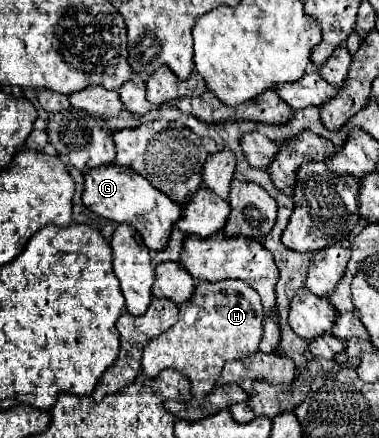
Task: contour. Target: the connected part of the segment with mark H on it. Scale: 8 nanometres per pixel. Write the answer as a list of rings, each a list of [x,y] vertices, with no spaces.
[[[225,279],[217,283],[199,281],[193,297],[179,305],[179,321],[149,341],[143,349],[141,371],[149,377],[157,377],[163,369],[177,369],[191,381],[191,393],[195,399],[205,399],[215,387],[221,369],[227,361],[243,359],[259,351],[263,333],[263,307],[257,291],[237,279]]]

